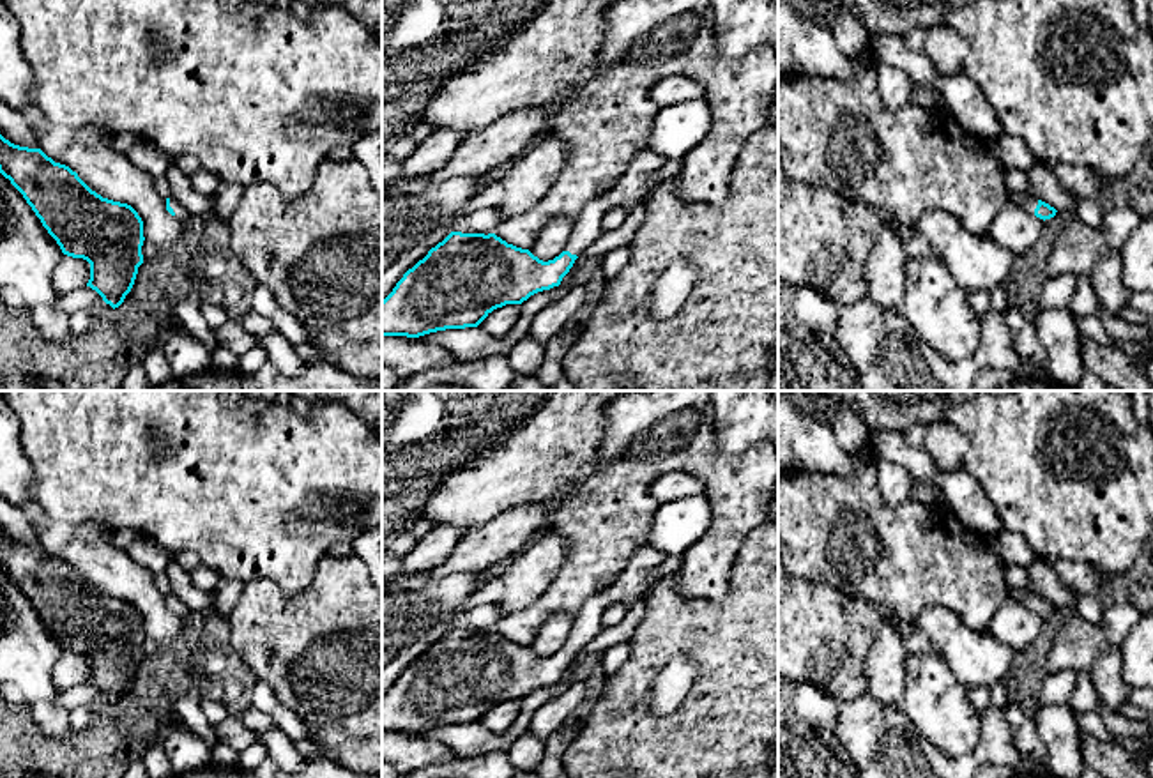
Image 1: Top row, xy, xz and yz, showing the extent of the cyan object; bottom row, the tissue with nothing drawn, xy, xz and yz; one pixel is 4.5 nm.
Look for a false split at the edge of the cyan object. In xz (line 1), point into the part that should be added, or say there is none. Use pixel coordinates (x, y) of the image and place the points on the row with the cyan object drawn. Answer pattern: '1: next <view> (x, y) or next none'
1: next xz (639, 183)

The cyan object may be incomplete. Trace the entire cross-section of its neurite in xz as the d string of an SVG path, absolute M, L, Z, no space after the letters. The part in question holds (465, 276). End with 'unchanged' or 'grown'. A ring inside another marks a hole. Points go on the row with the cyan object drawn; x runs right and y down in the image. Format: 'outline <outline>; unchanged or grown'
outline M651 149L637 154L619 182L582 209L566 249L548 262L495 233L451 232L382 301L382 336L419 338L477 327L493 309L559 286L575 260L603 233L601 216L610 207L645 205L661 184L656 172L663 164Z; grown

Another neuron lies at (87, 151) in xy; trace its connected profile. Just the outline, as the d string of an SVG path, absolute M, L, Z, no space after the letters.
M101 126L32 127L39 149L55 163L69 166L103 198L131 205L143 221L145 240L172 244L182 239L184 223L166 210L166 198L154 187L154 179L117 152L113 133Z

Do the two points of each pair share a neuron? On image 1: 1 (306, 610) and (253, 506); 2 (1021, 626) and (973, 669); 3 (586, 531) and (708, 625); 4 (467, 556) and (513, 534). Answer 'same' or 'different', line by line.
1: different
2: different
3: different
4: same

